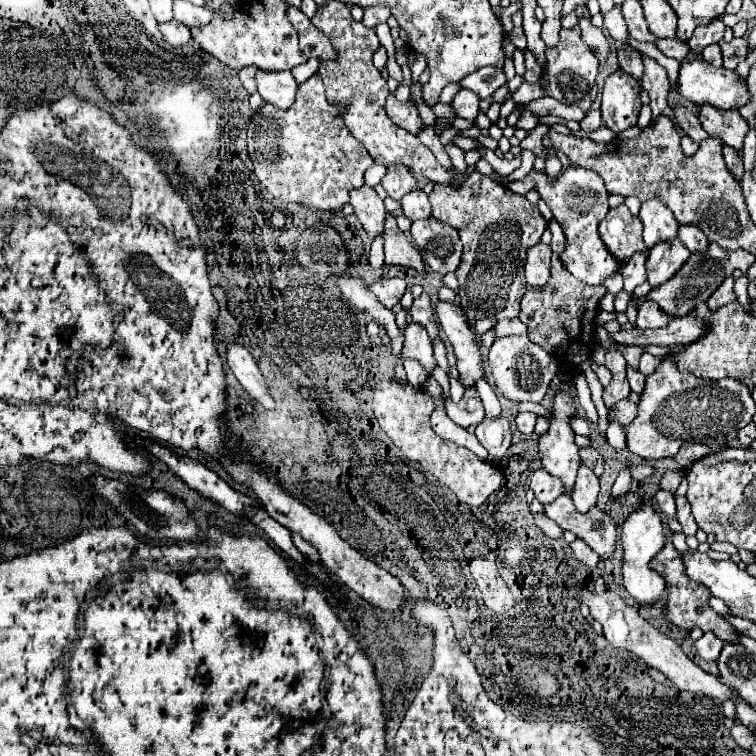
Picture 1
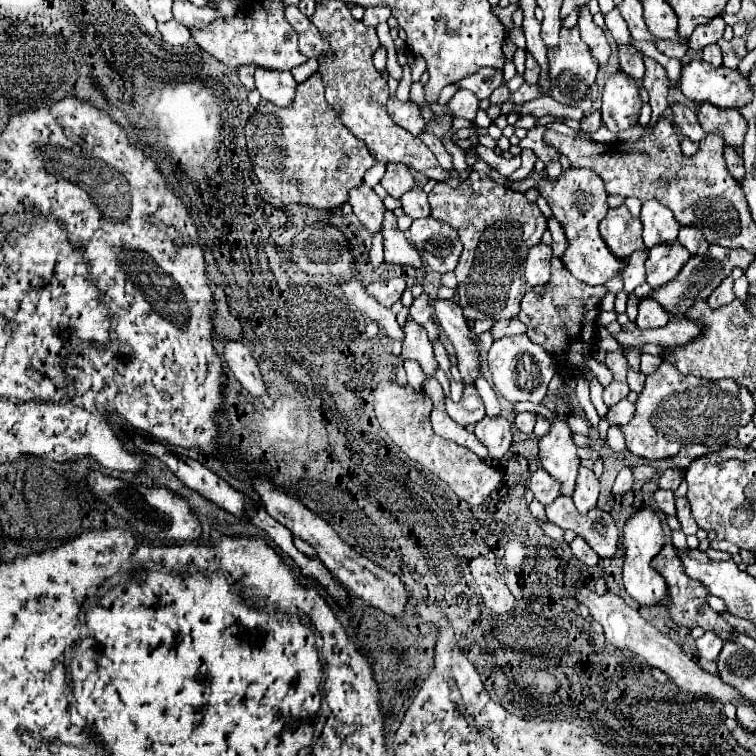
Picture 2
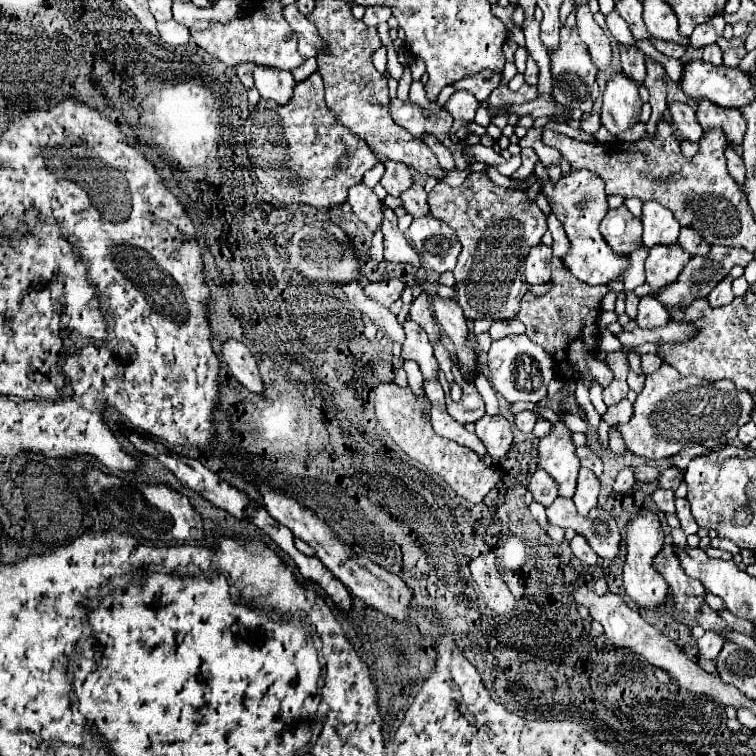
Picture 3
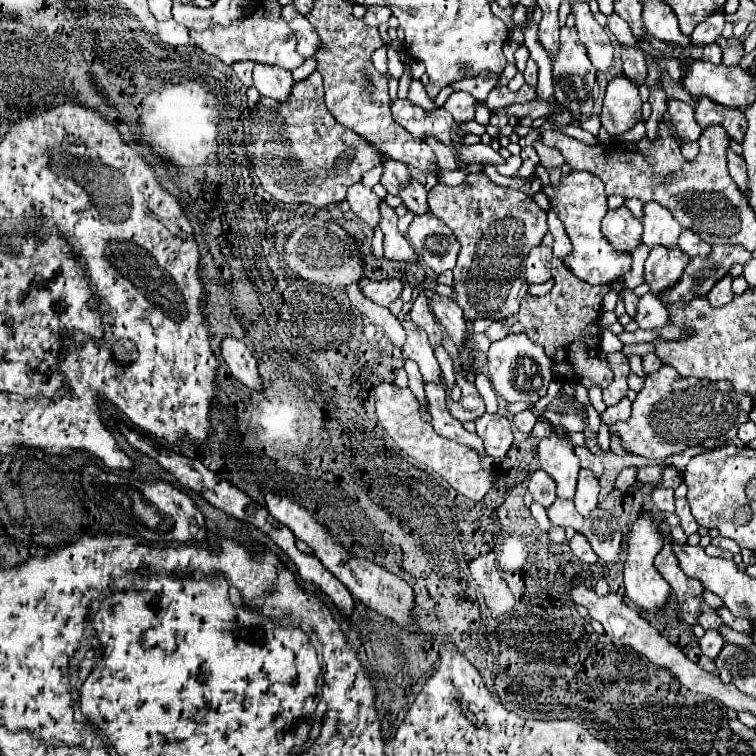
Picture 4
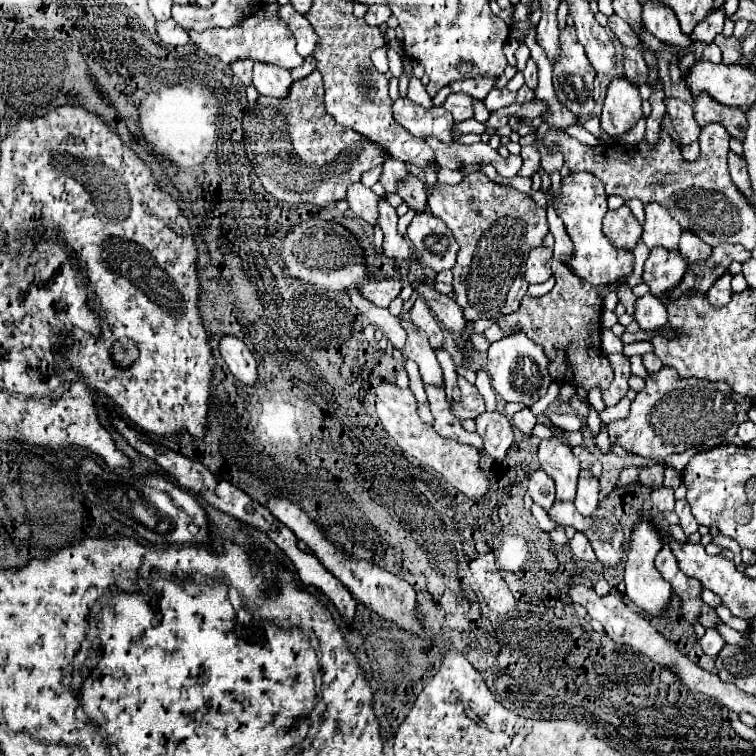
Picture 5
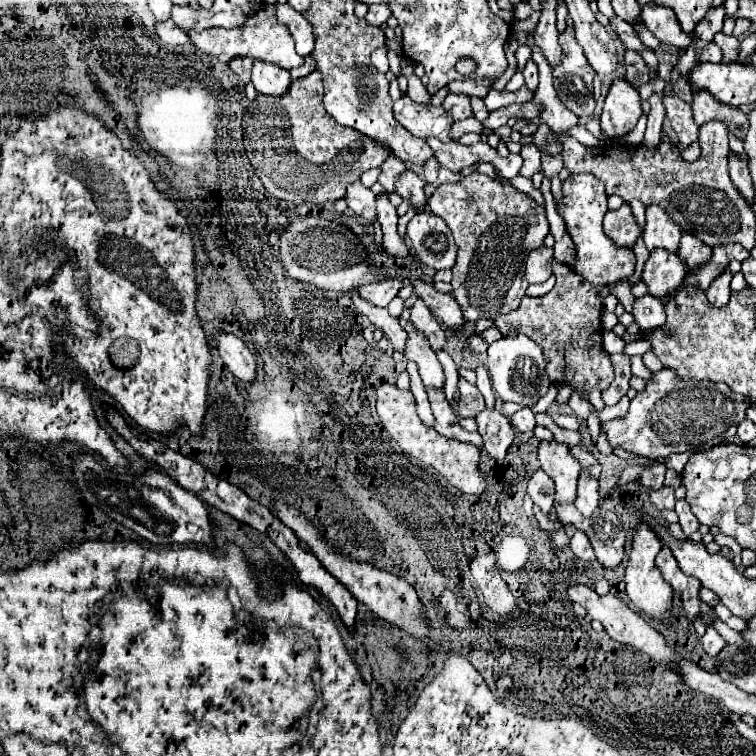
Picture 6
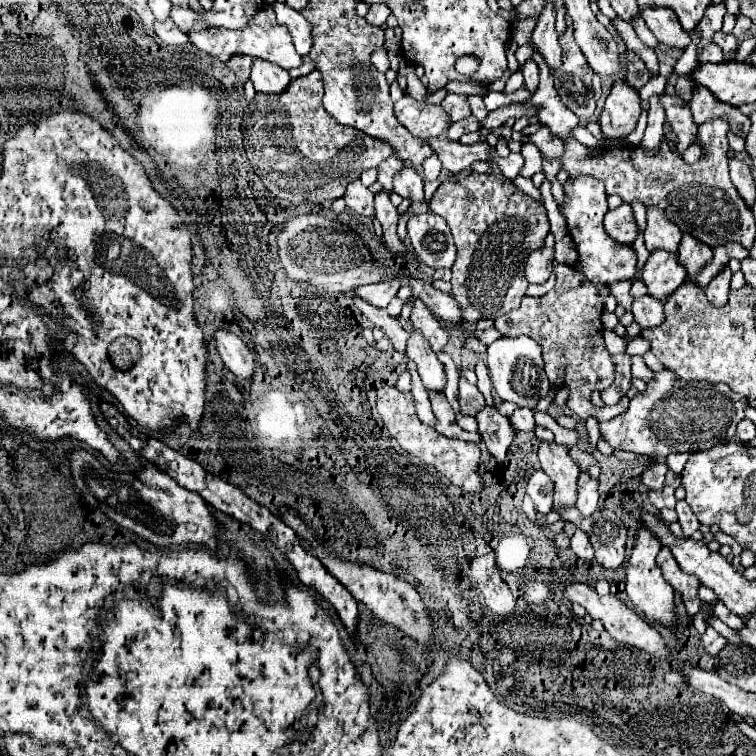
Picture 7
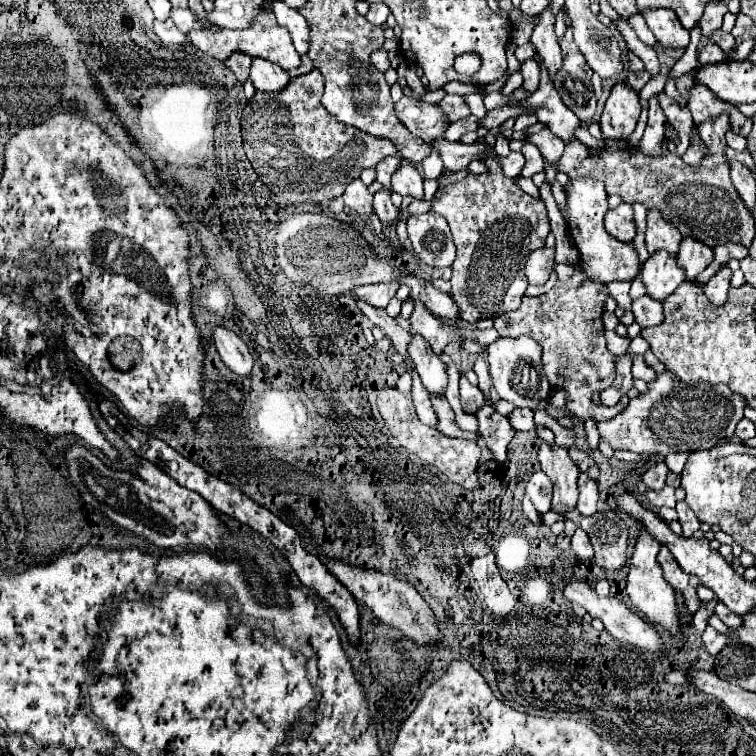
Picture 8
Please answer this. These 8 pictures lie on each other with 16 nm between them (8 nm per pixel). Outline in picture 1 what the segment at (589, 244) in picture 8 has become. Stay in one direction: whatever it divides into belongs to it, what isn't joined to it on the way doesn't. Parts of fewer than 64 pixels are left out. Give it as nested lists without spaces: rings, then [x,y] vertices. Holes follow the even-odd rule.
[[[568,164],[560,172],[560,176],[550,178],[542,172],[532,170],[522,180],[510,182],[508,190],[520,196],[528,194],[530,190],[538,190],[540,198],[550,206],[556,222],[562,226],[564,236],[566,236],[566,248],[560,254],[560,260],[564,262],[566,270],[572,276],[576,276],[578,280],[584,280],[586,284],[602,284],[616,270],[622,268],[618,260],[612,260],[612,256],[604,248],[604,242],[598,236],[598,222],[606,216],[606,210],[608,210],[608,192],[598,172],[580,168],[576,164]]]

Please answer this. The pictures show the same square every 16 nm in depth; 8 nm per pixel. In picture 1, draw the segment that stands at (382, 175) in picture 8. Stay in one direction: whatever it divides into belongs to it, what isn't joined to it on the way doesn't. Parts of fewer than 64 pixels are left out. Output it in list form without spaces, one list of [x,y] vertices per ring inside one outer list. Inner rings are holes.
[[[392,166],[388,168],[384,180],[382,180],[384,190],[390,194],[392,200],[402,200],[404,194],[414,192],[418,188],[416,178],[412,176],[412,172],[408,172],[408,168],[400,168],[400,166]]]

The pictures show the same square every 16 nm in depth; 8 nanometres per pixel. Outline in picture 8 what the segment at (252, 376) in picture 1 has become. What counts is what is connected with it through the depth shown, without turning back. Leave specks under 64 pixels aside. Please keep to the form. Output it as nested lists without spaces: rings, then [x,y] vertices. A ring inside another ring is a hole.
[[[214,328],[214,342],[216,350],[222,358],[222,362],[238,376],[248,378],[254,366],[254,358],[248,350],[248,346],[230,330],[226,328]]]

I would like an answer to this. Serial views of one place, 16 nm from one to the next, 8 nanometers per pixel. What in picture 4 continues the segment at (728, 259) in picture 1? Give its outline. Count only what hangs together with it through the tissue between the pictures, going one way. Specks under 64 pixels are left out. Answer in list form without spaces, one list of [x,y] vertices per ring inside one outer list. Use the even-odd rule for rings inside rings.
[[[712,246],[710,256],[704,260],[690,260],[690,264],[684,268],[684,276],[680,278],[680,284],[672,288],[672,292],[664,292],[664,296],[658,296],[664,306],[672,304],[672,300],[678,300],[680,296],[688,296],[688,292],[696,292],[696,296],[706,296],[712,286],[722,280],[734,264],[744,266],[752,254],[740,246]]]

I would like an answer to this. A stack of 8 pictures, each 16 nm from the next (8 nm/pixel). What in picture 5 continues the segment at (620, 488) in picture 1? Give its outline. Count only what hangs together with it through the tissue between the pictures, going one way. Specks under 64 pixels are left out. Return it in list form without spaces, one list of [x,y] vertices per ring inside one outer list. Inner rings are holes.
[[[628,466],[628,468],[624,468],[624,470],[620,472],[620,476],[618,476],[616,488],[626,488],[626,486],[634,484],[636,478],[638,478],[638,470],[640,470],[638,466]]]

